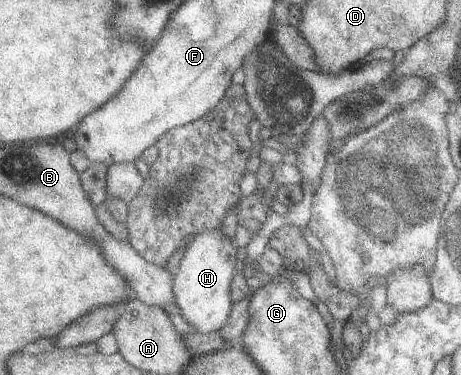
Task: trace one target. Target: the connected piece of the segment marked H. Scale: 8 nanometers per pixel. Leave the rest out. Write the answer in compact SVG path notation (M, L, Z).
M220 228L191 236L183 250L181 261L173 273L171 291L180 314L195 332L218 332L228 320L232 308L230 281L236 271L236 250Z

